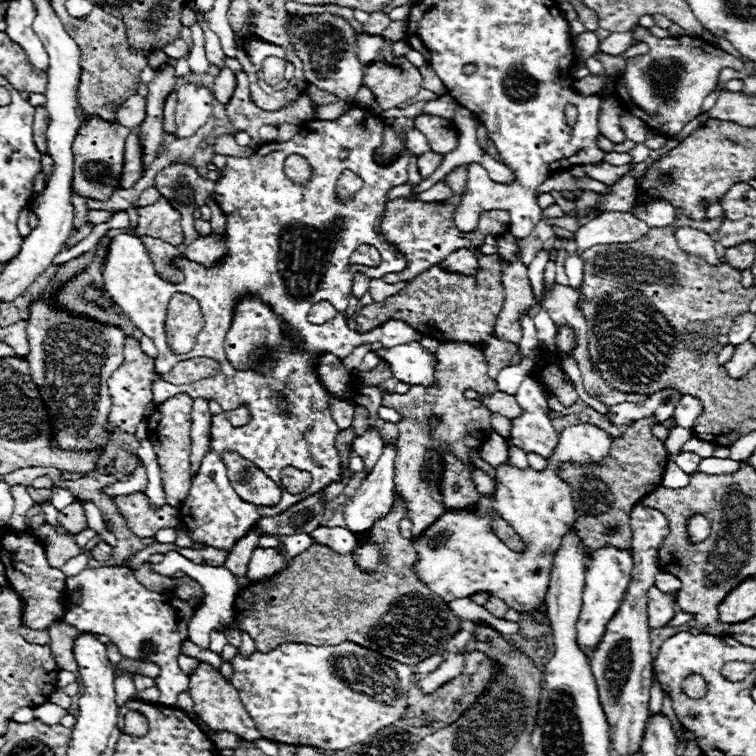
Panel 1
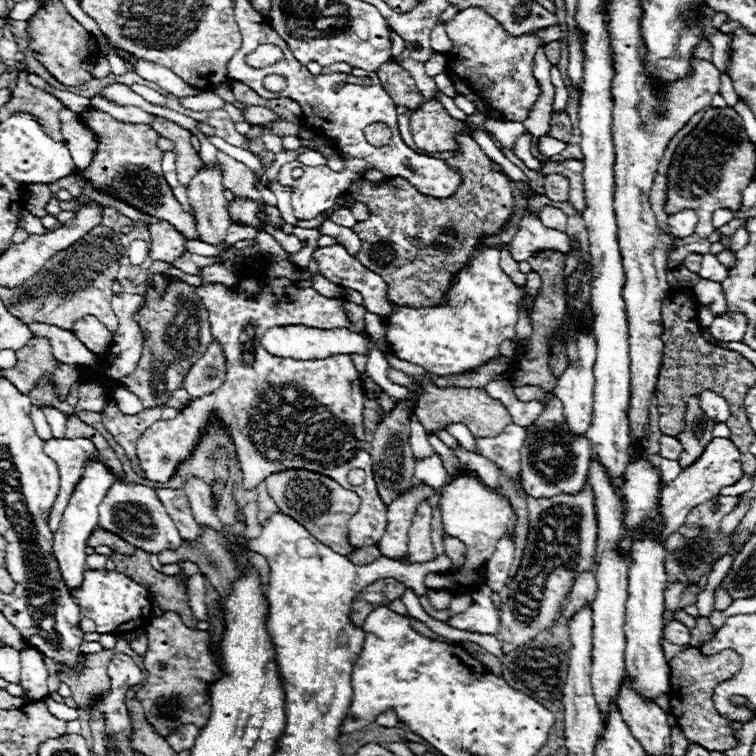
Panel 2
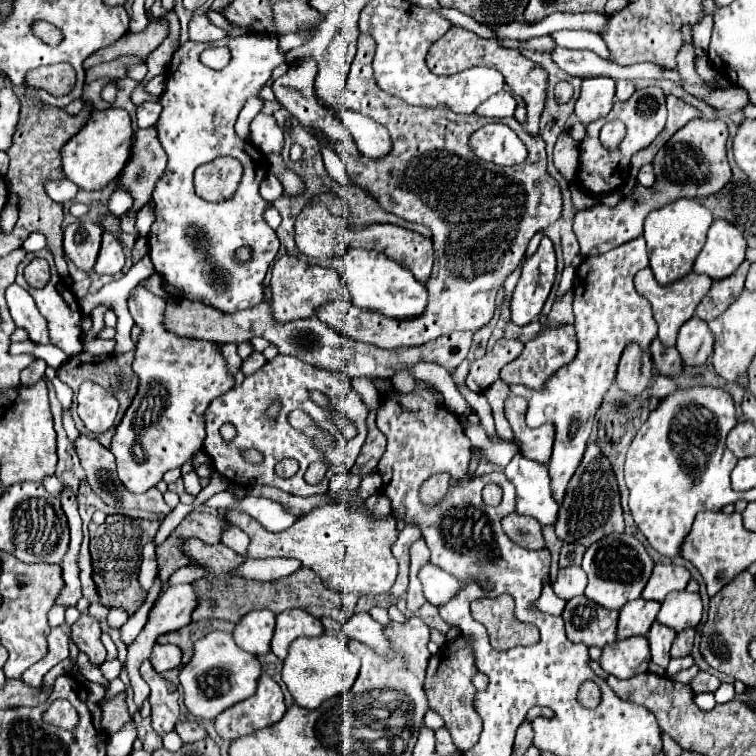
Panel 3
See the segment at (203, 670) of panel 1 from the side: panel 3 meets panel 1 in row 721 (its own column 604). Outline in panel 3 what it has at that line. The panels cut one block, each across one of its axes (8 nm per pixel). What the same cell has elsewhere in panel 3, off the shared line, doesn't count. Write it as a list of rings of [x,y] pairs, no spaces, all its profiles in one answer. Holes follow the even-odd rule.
[[[696,118],[694,122],[688,122],[682,130],[678,130],[652,160],[656,174],[654,186],[644,188],[642,184],[636,184],[632,196],[622,196],[616,206],[606,206],[604,202],[600,202],[576,214],[574,234],[580,242],[582,256],[604,254],[614,246],[642,236],[644,218],[652,210],[658,210],[668,202],[674,202],[678,198],[704,198],[720,192],[732,178],[732,170],[726,158],[726,140],[728,126],[722,120]]]

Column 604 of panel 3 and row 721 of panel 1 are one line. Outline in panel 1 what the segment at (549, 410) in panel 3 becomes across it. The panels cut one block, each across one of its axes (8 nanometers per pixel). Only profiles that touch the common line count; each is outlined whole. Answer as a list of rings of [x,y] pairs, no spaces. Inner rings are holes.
[[[350,640],[336,646],[284,642],[270,652],[254,652],[252,656],[238,652],[232,658],[232,670],[230,682],[238,690],[238,696],[262,738],[322,750],[346,750],[352,744],[364,742],[376,730],[396,722],[404,714],[414,674],[412,666],[400,664]]]

